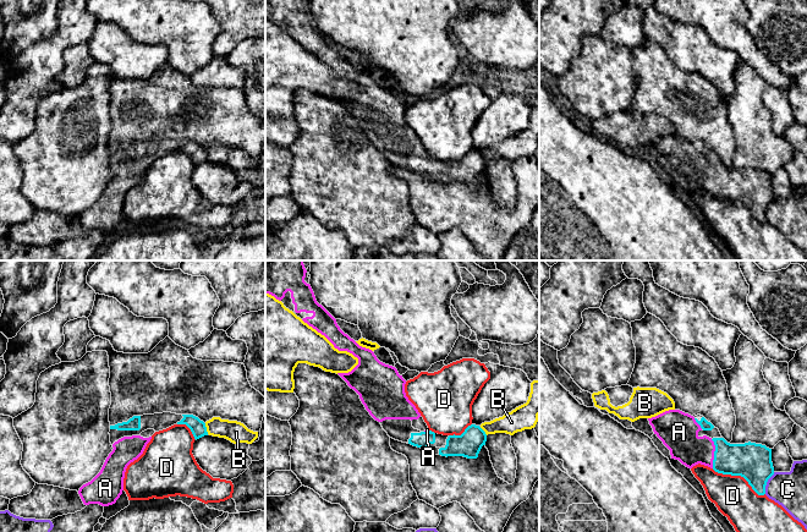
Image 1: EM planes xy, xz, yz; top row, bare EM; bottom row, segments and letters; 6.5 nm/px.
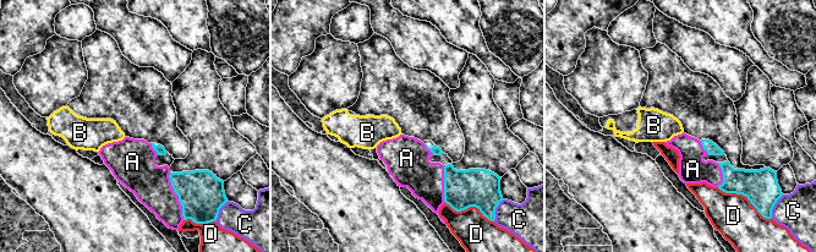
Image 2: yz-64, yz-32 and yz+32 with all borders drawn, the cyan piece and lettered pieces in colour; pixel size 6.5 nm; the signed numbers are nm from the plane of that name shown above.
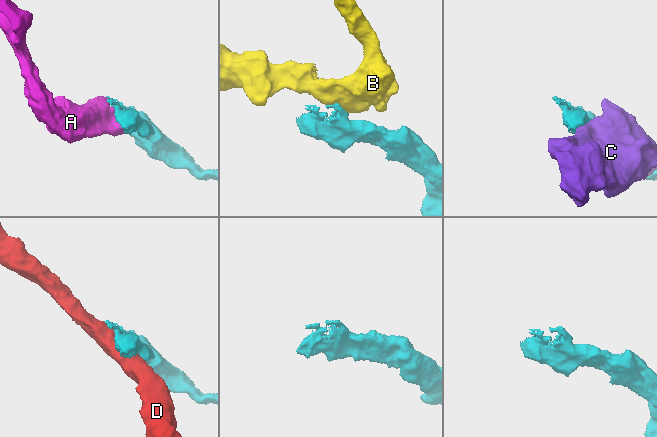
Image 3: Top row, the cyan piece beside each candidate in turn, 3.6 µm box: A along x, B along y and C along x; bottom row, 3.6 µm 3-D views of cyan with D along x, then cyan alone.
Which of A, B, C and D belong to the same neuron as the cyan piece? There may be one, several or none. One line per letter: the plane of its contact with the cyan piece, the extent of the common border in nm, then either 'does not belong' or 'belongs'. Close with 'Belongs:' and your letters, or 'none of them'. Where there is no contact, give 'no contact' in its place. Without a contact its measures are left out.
A: yz | 190 nm | belongs
B: xy | 80 nm | does not belong
C: yz | 160 nm | does not belong
D: yz | 400 nm | does not belong
Belongs: A

